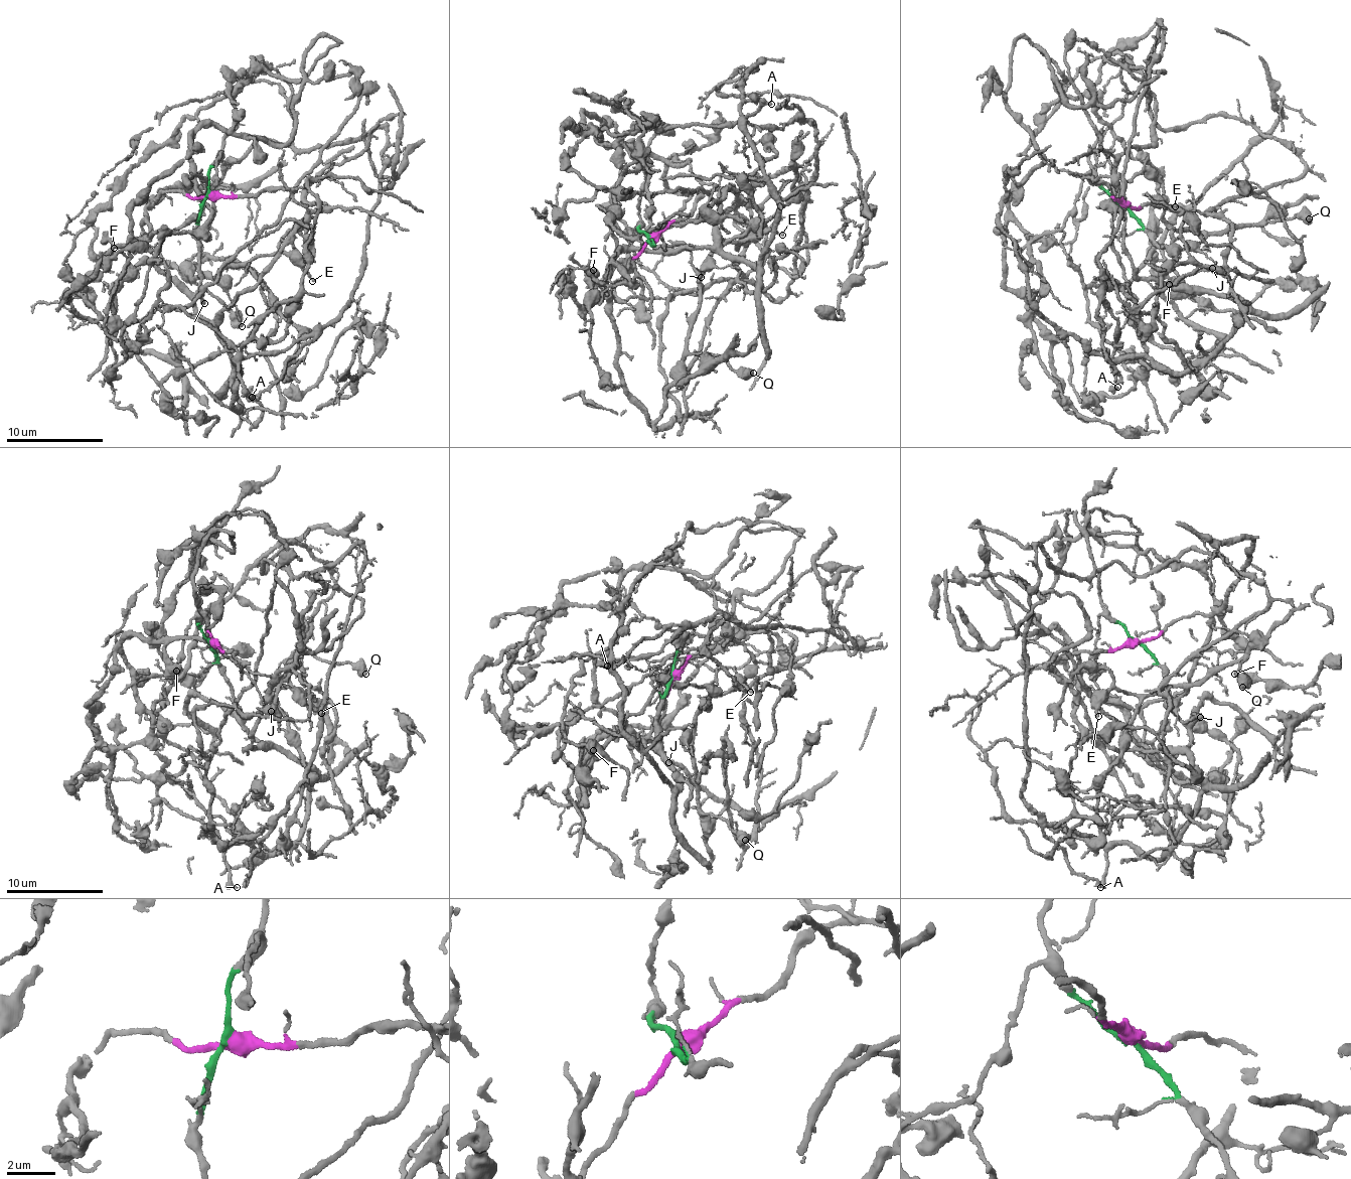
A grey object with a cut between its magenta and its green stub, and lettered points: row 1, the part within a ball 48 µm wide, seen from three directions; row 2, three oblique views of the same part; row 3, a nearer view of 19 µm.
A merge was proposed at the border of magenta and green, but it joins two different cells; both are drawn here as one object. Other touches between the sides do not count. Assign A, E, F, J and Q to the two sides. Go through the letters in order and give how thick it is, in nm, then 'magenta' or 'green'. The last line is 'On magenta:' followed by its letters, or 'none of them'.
A: 200 nm | green
E: 180 nm | green
F: 440 nm | green
J: 220 nm | green
Q: 650 nm | green
On magenta: none of them

